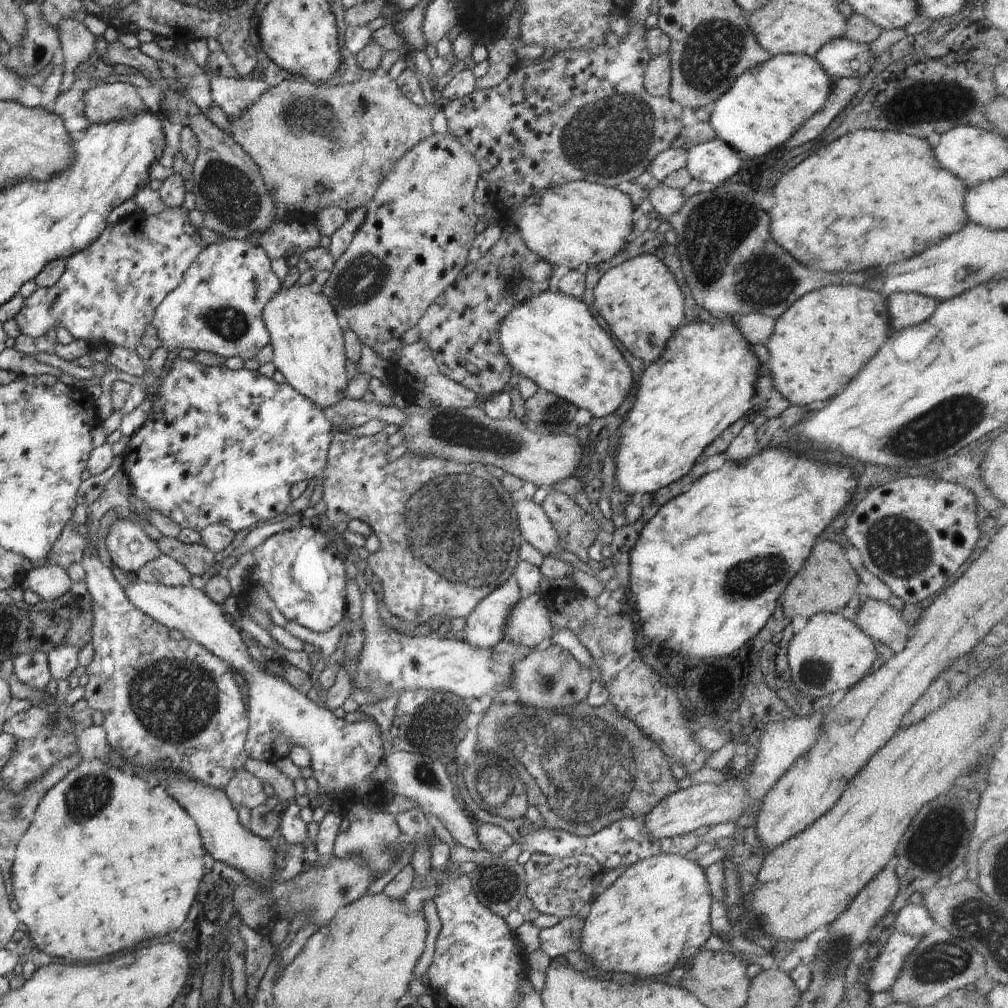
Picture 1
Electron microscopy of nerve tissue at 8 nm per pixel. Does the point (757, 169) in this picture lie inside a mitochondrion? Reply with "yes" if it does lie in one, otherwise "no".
no

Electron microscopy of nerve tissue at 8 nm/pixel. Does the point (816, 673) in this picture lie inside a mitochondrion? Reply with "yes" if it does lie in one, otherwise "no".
yes

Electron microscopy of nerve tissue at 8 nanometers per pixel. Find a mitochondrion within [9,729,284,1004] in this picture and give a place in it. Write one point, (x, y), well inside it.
(86, 797)

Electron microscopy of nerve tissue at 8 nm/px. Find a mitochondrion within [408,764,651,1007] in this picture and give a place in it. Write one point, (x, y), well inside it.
(496, 887)

